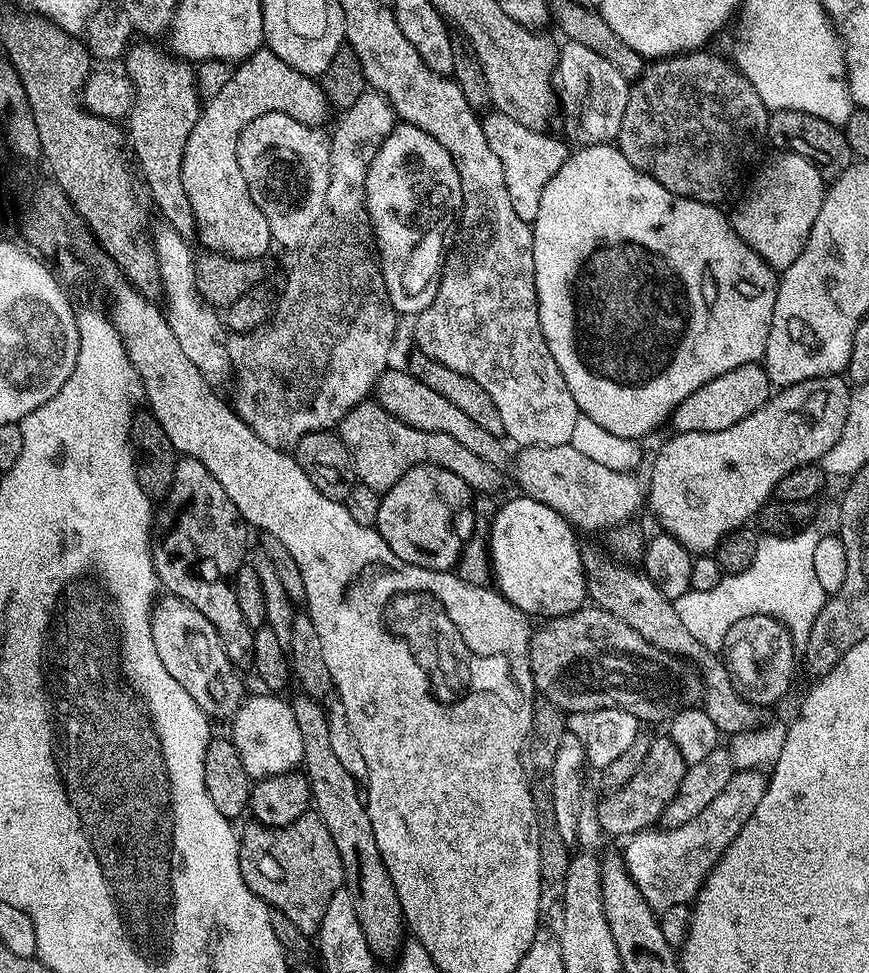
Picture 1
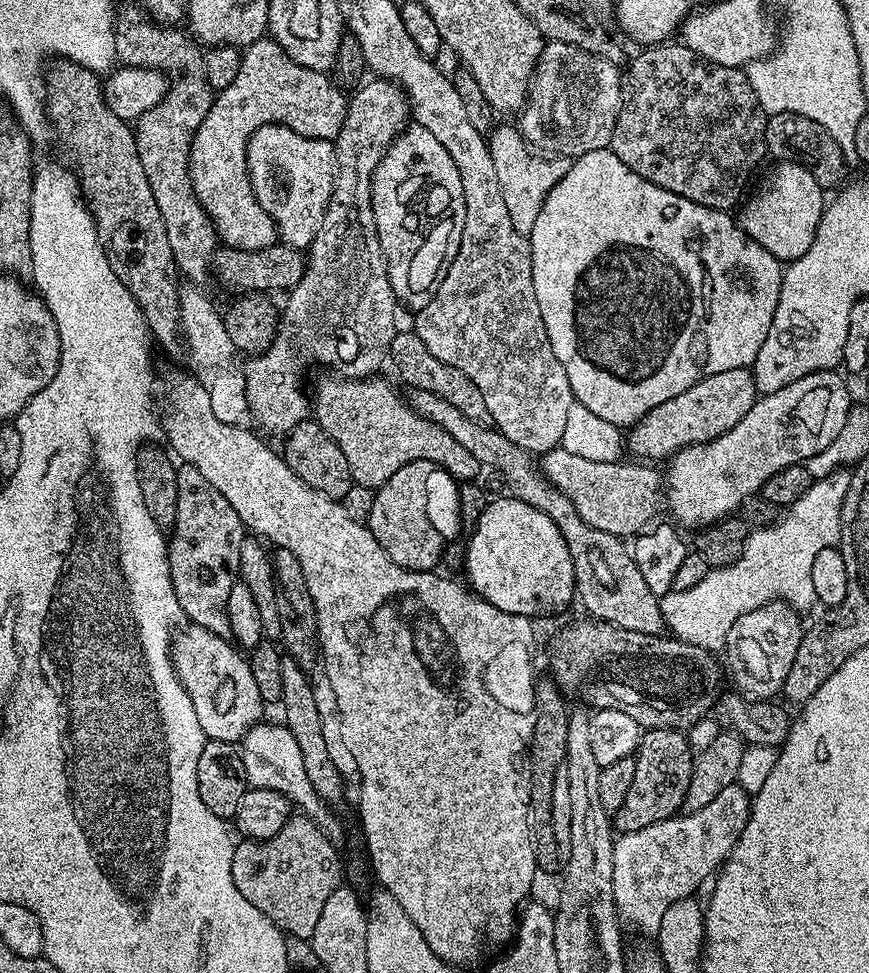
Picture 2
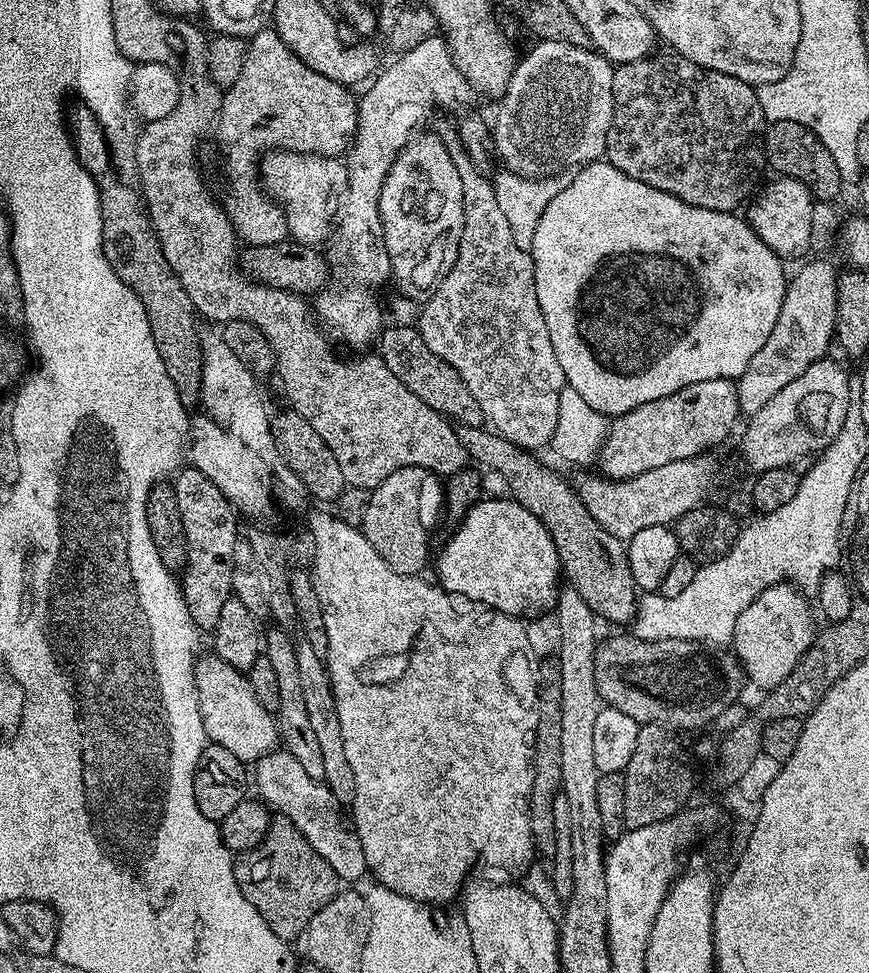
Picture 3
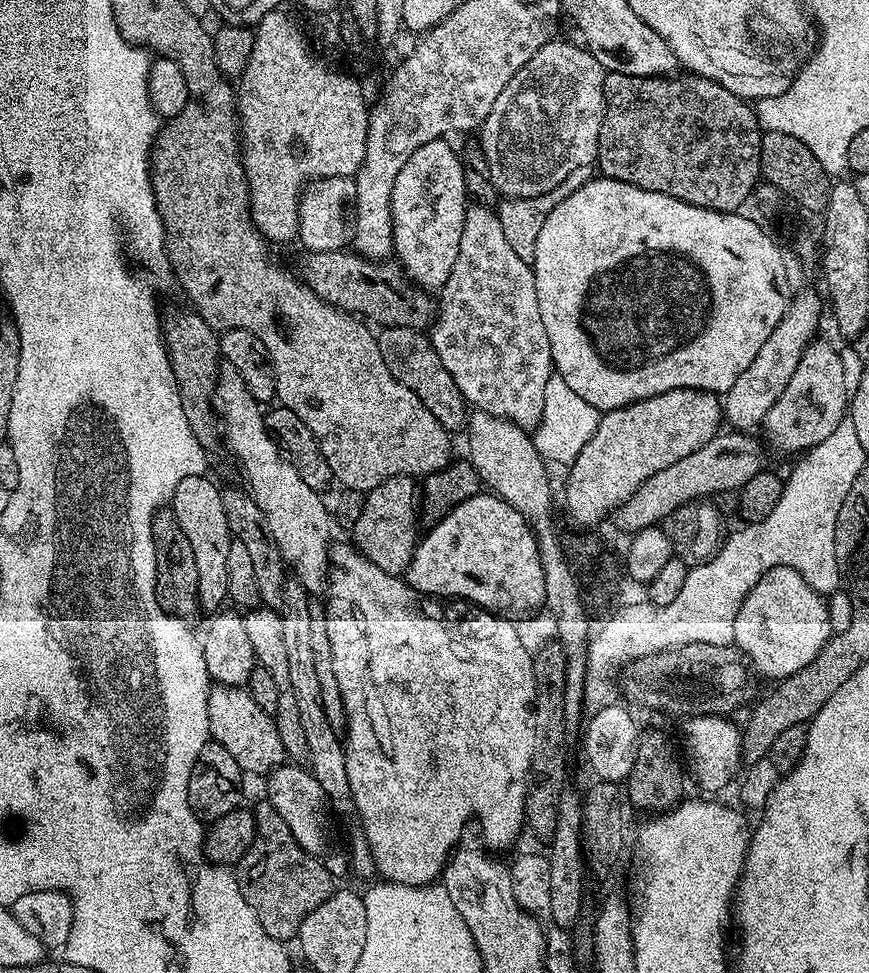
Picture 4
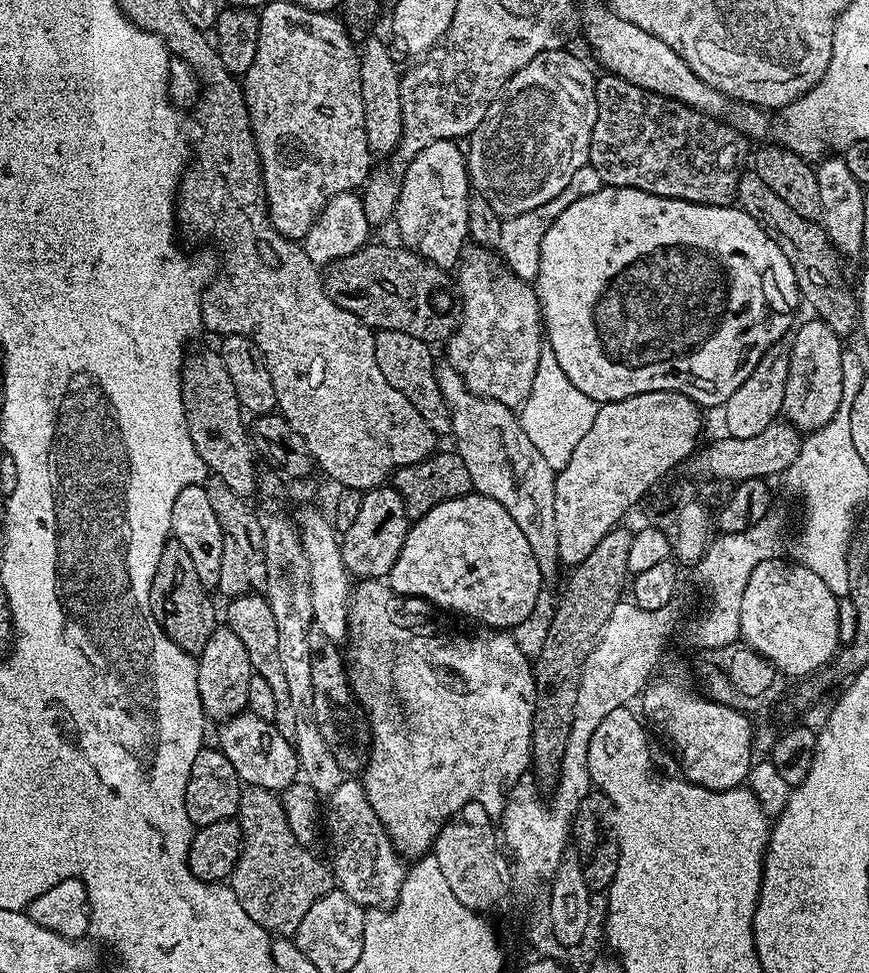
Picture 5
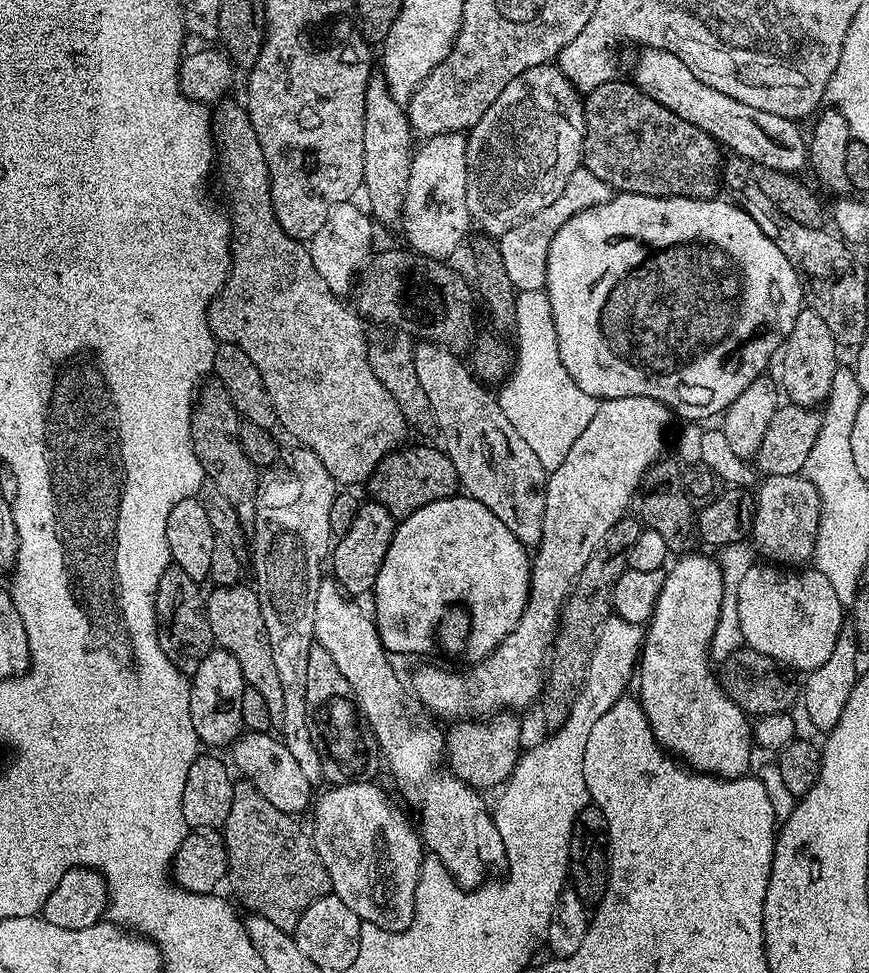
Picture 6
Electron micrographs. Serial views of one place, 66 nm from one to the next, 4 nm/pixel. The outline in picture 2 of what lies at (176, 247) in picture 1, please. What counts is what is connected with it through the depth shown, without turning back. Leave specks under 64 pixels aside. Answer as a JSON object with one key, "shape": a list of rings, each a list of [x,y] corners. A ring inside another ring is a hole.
{"shape":[[[184,286],[180,289],[180,331],[186,345],[186,356],[188,352],[188,360],[192,363],[191,375],[206,389],[214,418],[222,418],[222,422],[230,422],[239,428],[248,428],[253,419],[246,396],[241,353],[236,351],[234,342],[230,342],[230,334],[226,334],[221,309],[216,309],[207,296],[196,288],[199,287]]]}

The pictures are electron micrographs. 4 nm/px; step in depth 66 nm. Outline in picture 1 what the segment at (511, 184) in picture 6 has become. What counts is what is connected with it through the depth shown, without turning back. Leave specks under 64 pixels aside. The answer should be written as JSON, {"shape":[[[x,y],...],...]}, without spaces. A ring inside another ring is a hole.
{"shape":[[[565,43],[556,57],[554,73],[558,108],[564,111],[563,135],[576,146],[615,141],[620,135],[622,114],[626,114],[629,87],[629,80],[622,78],[622,74],[618,74],[602,54],[594,54],[590,46]]]}

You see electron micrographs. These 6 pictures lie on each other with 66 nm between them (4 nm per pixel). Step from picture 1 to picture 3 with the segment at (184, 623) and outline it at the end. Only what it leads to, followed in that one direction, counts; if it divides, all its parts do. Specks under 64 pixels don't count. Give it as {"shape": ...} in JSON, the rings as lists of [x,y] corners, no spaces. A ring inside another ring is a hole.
{"shape":[[[215,654],[201,655],[196,662],[196,689],[204,732],[211,743],[226,746],[234,758],[245,762],[258,761],[277,747],[278,729],[273,713],[258,702],[254,686],[250,686],[241,669],[230,666],[230,662]]]}

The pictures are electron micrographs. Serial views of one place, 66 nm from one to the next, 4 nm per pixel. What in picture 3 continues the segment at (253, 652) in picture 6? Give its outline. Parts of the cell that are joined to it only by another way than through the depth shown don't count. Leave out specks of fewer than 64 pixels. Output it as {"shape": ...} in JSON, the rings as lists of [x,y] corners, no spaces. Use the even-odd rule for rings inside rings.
{"shape":[[[275,626],[269,627],[269,629],[269,632],[267,629],[266,639],[262,644],[262,652],[268,657],[270,666],[274,666],[274,670],[278,674],[278,706],[280,708],[275,712],[274,719],[283,751],[294,754],[294,758],[298,758],[298,762],[302,762],[302,767],[306,769],[306,774],[310,774],[310,778],[323,781],[322,746],[318,743],[318,734],[314,734],[308,711],[306,711],[306,701],[302,695],[302,682],[298,679],[296,644],[293,641],[288,641],[289,633],[285,629]]]}

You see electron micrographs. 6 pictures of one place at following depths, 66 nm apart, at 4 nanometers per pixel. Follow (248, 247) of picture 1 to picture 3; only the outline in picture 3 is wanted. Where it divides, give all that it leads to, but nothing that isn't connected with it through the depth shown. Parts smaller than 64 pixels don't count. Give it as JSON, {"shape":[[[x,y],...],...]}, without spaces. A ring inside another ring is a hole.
{"shape":[[[266,27],[251,36],[247,46],[246,62],[242,62],[238,79],[234,81],[234,86],[224,92],[224,101],[214,125],[214,137],[216,136],[216,144],[224,155],[224,180],[228,183],[228,193],[222,196],[222,203],[236,235],[245,245],[266,246],[289,239],[289,234],[284,209],[275,200],[266,198],[261,185],[258,175],[261,155],[281,146],[306,146],[307,151],[315,156],[339,157],[347,153],[352,135],[356,133],[358,100],[349,85],[339,84],[310,70],[310,66],[306,66],[306,62],[291,52],[286,42],[282,42],[275,27]]]}

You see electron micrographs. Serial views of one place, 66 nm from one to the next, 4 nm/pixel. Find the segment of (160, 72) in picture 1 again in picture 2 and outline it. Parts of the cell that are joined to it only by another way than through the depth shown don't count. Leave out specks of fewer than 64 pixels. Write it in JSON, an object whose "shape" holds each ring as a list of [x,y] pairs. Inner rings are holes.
{"shape":[[[136,6],[136,8],[124,8],[115,13],[114,16],[114,50],[116,51],[116,59],[121,65],[129,68],[153,68],[168,77],[168,93],[165,94],[164,100],[158,106],[154,106],[154,110],[150,110],[146,114],[142,114],[139,120],[135,121],[134,131],[136,133],[136,145],[138,146],[138,162],[142,162],[142,171],[146,173],[146,182],[150,182],[150,190],[154,194],[154,202],[158,202],[158,214],[162,214],[162,222],[166,226],[166,238],[170,242],[170,250],[172,251],[172,260],[176,263],[177,269],[181,273],[184,272],[189,276],[189,281],[200,282],[196,280],[209,279],[210,265],[212,262],[212,253],[218,247],[218,237],[216,228],[212,224],[212,220],[206,214],[204,207],[198,202],[198,198],[192,192],[192,183],[190,182],[190,170],[188,163],[190,162],[190,146],[192,145],[192,135],[198,130],[198,126],[202,126],[202,122],[206,118],[206,114],[210,110],[212,101],[214,99],[214,90],[210,86],[210,82],[206,82],[206,66],[202,66],[202,58],[204,57],[201,45],[187,31],[179,32],[181,29],[176,26],[169,26],[167,24],[157,24],[155,20],[149,18],[143,7]]]}

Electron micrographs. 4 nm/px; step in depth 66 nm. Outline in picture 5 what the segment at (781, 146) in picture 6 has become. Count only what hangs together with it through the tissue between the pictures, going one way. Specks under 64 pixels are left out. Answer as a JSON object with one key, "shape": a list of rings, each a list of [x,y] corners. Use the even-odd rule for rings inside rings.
{"shape":[[[607,3],[584,4],[582,8],[582,36],[588,39],[590,47],[596,51],[605,73],[622,78],[626,82],[634,82],[634,86],[642,86],[654,94],[662,94],[671,100],[682,102],[688,108],[697,108],[707,116],[726,117],[727,123],[743,132],[749,141],[760,140],[768,132],[767,111],[754,104],[730,103],[729,97],[722,95],[717,88],[702,82],[686,61],[662,38],[654,38],[642,26],[634,26],[634,22],[626,22],[626,18],[618,18]]]}

